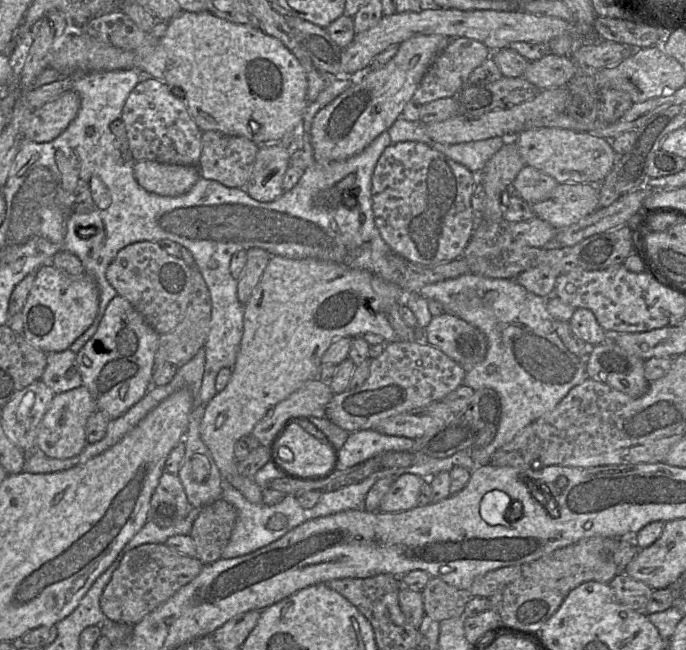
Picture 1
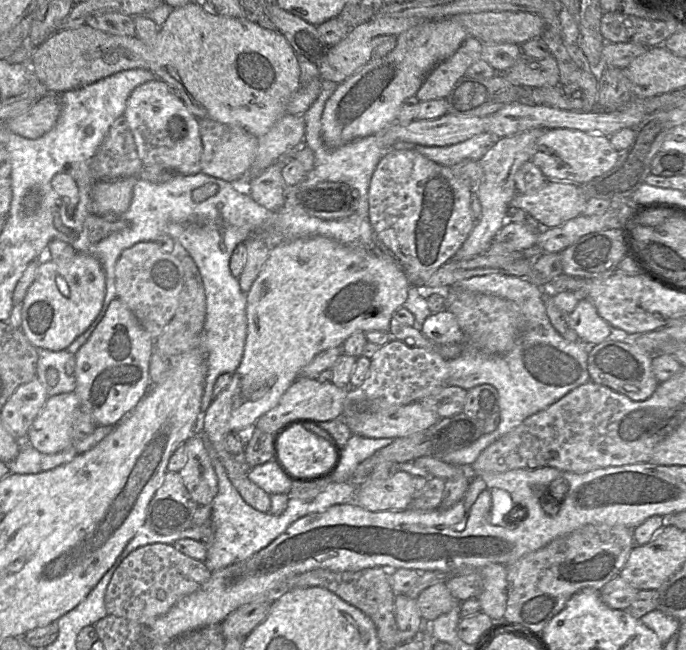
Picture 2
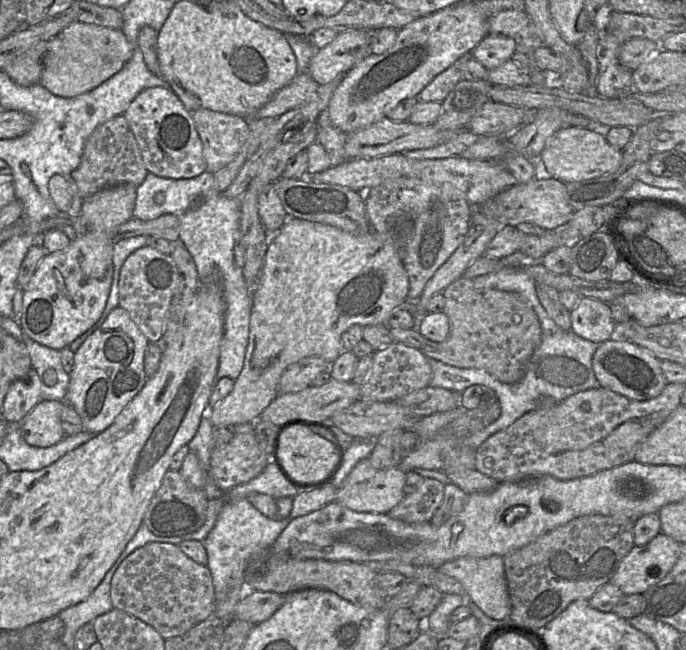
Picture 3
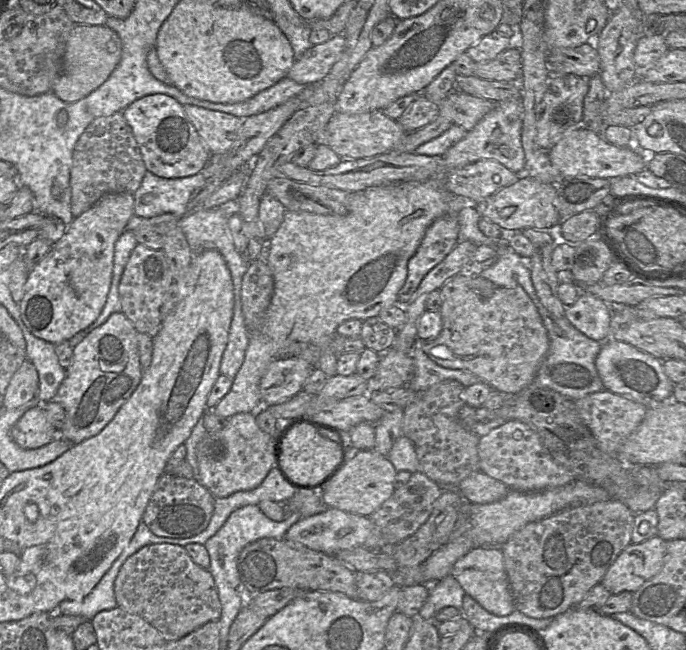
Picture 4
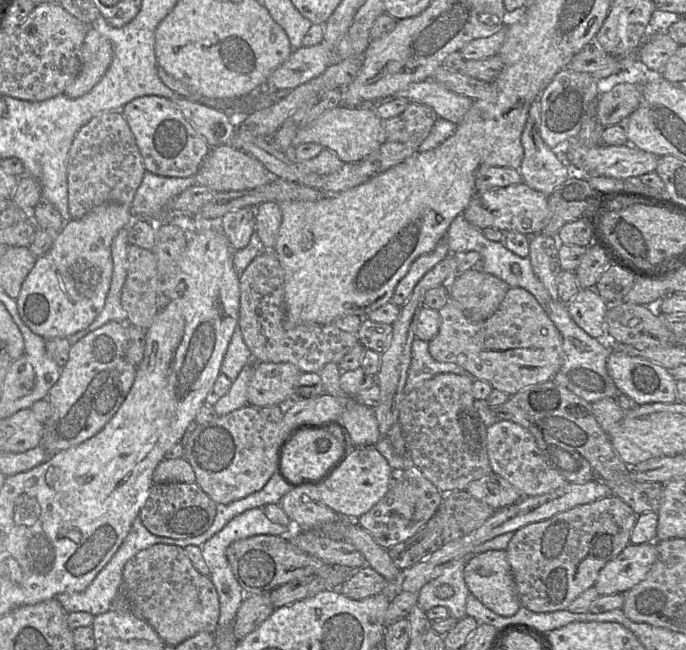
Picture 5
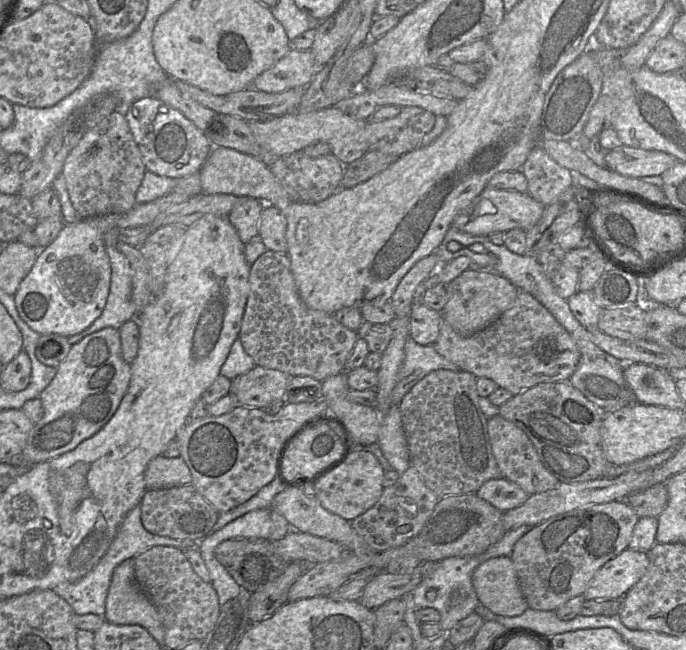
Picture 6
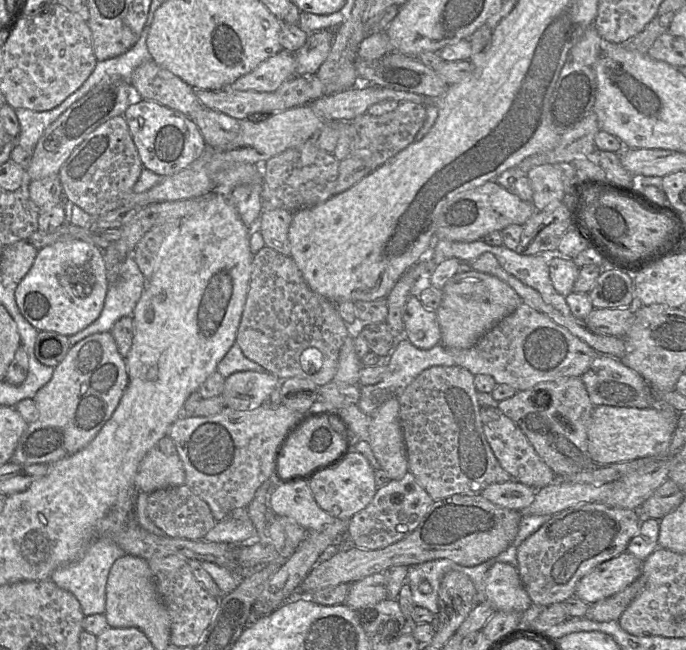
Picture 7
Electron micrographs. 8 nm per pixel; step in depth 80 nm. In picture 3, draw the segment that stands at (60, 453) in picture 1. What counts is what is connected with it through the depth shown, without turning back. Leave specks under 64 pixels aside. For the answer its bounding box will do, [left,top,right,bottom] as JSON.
[20,401,65,447]

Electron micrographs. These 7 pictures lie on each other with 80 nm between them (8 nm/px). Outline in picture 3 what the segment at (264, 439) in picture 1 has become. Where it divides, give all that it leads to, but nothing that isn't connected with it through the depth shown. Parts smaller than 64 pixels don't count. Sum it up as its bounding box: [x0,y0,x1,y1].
[260,378,360,426]

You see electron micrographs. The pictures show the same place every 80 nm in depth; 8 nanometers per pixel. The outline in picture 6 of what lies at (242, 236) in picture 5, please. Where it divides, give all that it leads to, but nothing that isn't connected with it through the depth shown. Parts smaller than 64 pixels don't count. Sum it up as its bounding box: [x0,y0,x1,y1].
[226,197,265,244]

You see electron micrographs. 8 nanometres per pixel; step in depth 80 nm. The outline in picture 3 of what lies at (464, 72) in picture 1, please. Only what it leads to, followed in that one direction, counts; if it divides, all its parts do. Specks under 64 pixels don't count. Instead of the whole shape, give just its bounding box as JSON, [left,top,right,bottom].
[416,52,471,103]

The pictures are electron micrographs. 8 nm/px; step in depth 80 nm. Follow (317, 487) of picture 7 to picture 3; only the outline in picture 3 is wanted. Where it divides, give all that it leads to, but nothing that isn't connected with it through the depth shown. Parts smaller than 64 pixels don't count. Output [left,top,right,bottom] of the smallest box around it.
[335,459,406,514]

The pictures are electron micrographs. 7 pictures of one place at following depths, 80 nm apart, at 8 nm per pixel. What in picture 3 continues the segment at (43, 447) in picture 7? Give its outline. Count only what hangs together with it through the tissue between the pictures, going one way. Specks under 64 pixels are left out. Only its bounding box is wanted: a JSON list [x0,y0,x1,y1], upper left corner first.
[64,306,149,434]

